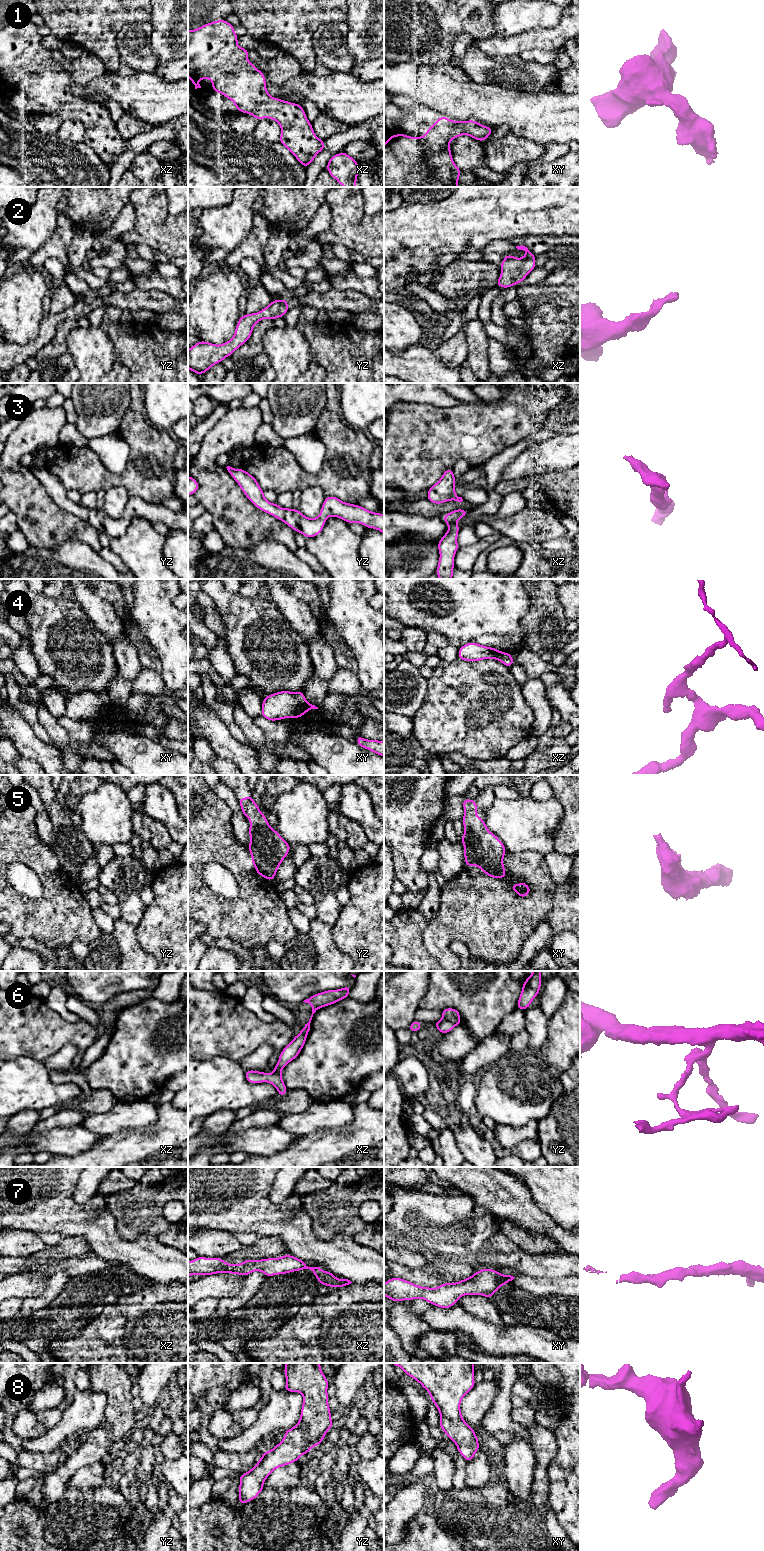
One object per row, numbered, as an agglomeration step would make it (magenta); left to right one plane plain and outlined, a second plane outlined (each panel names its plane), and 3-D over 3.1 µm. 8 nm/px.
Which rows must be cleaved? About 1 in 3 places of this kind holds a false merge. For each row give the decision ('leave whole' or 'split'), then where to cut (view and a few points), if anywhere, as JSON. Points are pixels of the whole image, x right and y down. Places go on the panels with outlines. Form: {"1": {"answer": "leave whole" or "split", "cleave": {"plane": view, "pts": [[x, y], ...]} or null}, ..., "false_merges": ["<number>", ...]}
{"1": {"answer": "leave whole", "cleave": null}, "2": {"answer": "leave whole", "cleave": null}, "3": {"answer": "leave whole", "cleave": null}, "4": {"answer": "split", "cleave": {"plane": "xz", "pts": [[503, 652], [499, 660]]}}, "5": {"answer": "leave whole", "cleave": null}, "6": {"answer": "split", "cleave": {"plane": "yz", "pts": [[443, 1017], [455, 1025]]}}, "7": {"answer": "leave whole", "cleave": null}, "8": {"answer": "leave whole", "cleave": null}, "false_merges": ["4", "6"]}

